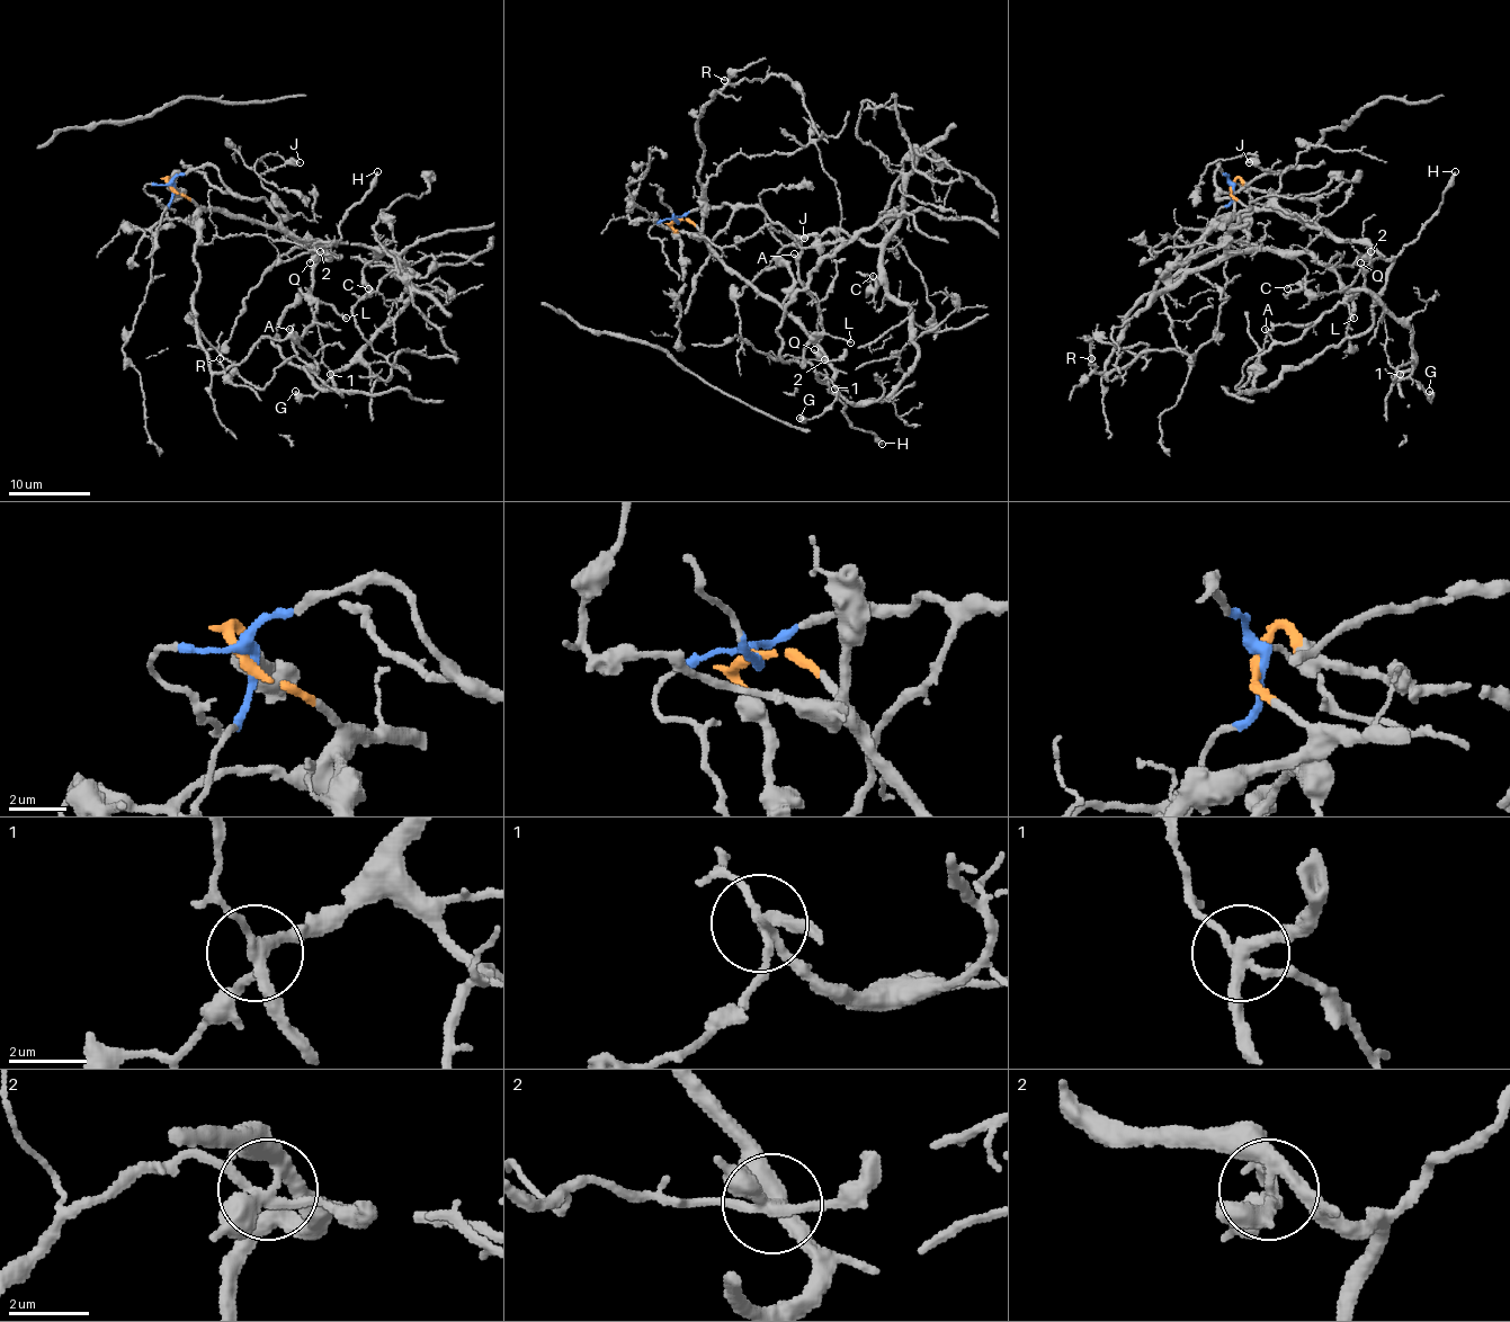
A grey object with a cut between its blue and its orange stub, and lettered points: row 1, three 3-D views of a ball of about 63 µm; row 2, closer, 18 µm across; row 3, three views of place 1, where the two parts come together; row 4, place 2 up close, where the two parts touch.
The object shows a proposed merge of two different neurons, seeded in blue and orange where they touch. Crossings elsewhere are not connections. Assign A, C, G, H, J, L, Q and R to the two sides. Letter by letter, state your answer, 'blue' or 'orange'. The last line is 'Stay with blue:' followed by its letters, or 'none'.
A: orange
C: blue
G: orange
H: orange
J: orange
L: orange
Q: orange
R: orange
Stay with blue: C

